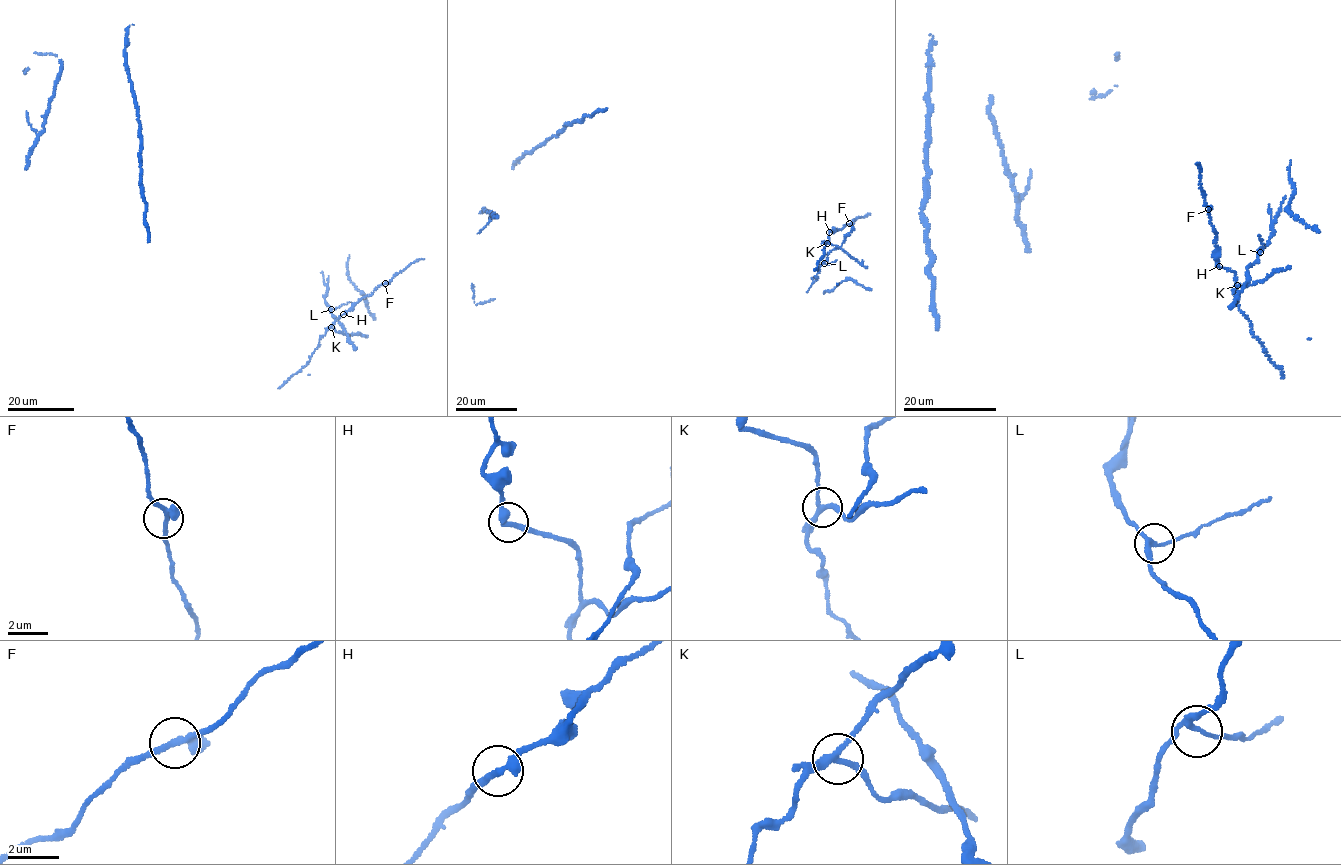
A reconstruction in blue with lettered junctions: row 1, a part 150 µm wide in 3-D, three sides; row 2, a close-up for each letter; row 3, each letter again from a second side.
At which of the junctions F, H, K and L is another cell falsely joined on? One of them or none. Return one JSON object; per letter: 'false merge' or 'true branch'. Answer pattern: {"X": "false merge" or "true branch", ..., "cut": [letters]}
{"F": "true branch", "H": "true branch", "K": "false merge", "L": "true branch", "cut": ["K"]}

